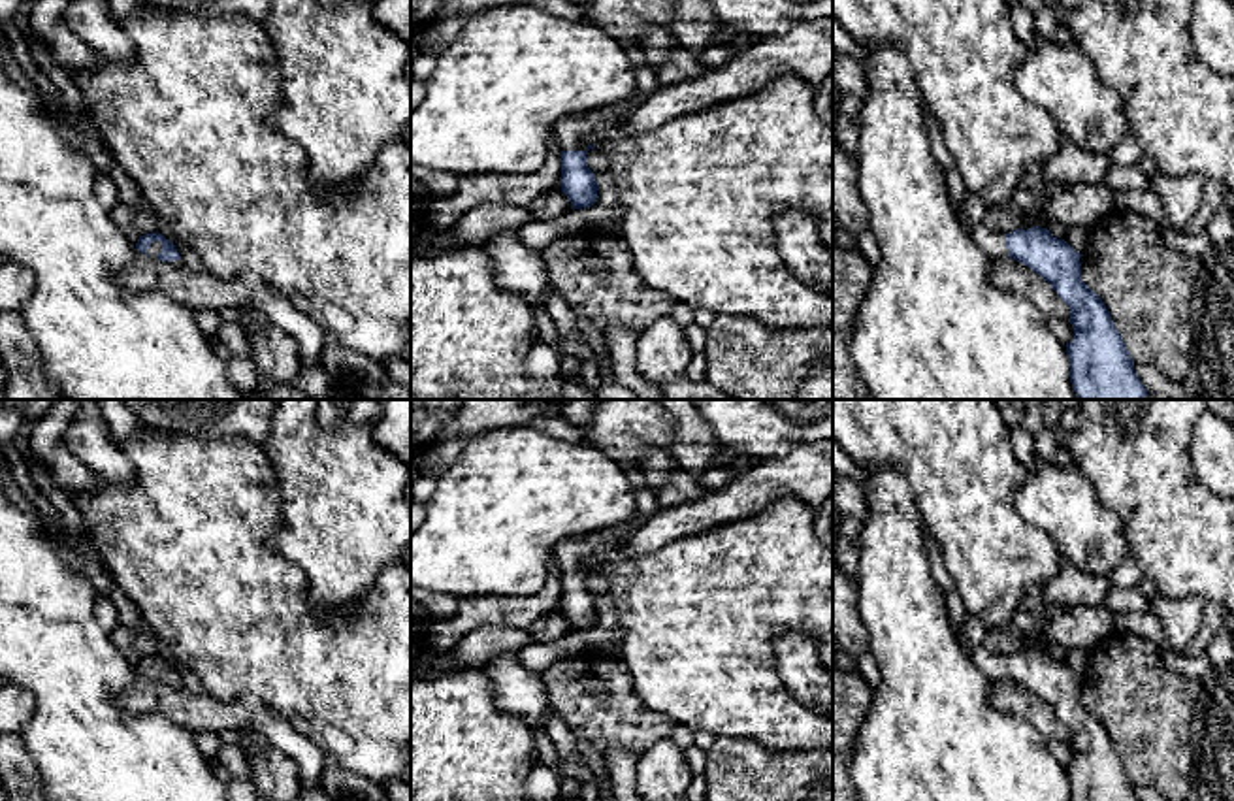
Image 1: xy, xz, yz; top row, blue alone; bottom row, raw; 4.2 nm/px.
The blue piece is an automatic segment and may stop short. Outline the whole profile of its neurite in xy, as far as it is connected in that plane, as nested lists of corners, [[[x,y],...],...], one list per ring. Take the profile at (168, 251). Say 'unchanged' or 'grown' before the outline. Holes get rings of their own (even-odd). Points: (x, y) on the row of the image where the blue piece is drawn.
grown; [[[158,232],[139,236],[136,249],[162,262],[179,260],[175,245]]]

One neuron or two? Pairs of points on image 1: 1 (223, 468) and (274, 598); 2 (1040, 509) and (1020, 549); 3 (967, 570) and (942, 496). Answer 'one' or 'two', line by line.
1: one
2: two
3: one

